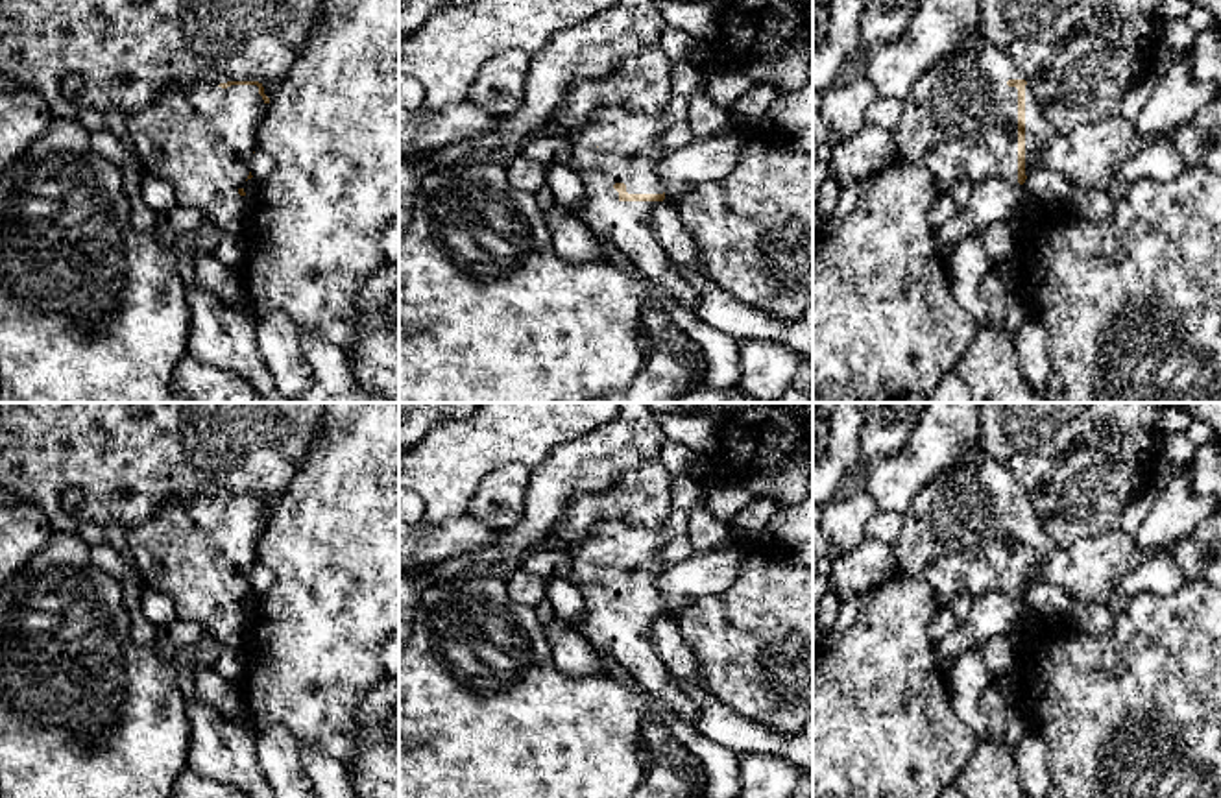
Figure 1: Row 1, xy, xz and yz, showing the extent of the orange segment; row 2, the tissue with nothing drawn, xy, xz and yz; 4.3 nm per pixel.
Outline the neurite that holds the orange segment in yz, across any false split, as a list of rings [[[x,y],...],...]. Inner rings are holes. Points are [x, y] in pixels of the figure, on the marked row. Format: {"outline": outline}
{"outline": [[[983,33],[973,48],[942,59],[913,81],[892,133],[896,157],[924,166],[940,187],[961,179],[981,183],[986,177],[1023,185],[1038,170],[1049,170],[1064,175],[1075,188],[1106,188],[1116,179],[1114,170],[1153,139],[1140,135],[1134,122],[1121,115],[1060,135],[1046,120],[1012,59]]]}

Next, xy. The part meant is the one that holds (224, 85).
{"outline": [[[259,81],[174,85],[148,109],[126,115],[126,127],[142,172],[168,181],[179,207],[199,211],[222,231],[242,233],[253,207],[244,185],[253,177],[255,131],[268,103]]]}

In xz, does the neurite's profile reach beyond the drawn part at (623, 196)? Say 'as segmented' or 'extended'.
extended

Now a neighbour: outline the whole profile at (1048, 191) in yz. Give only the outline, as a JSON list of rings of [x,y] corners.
[[[1038,170],[1033,177],[1025,179],[1023,188],[1027,200],[1047,212],[1064,212],[1070,209],[1075,187],[1060,174]]]

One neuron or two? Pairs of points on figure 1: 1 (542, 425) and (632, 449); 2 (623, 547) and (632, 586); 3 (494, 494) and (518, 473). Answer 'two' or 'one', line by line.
1: two
2: one
3: one

